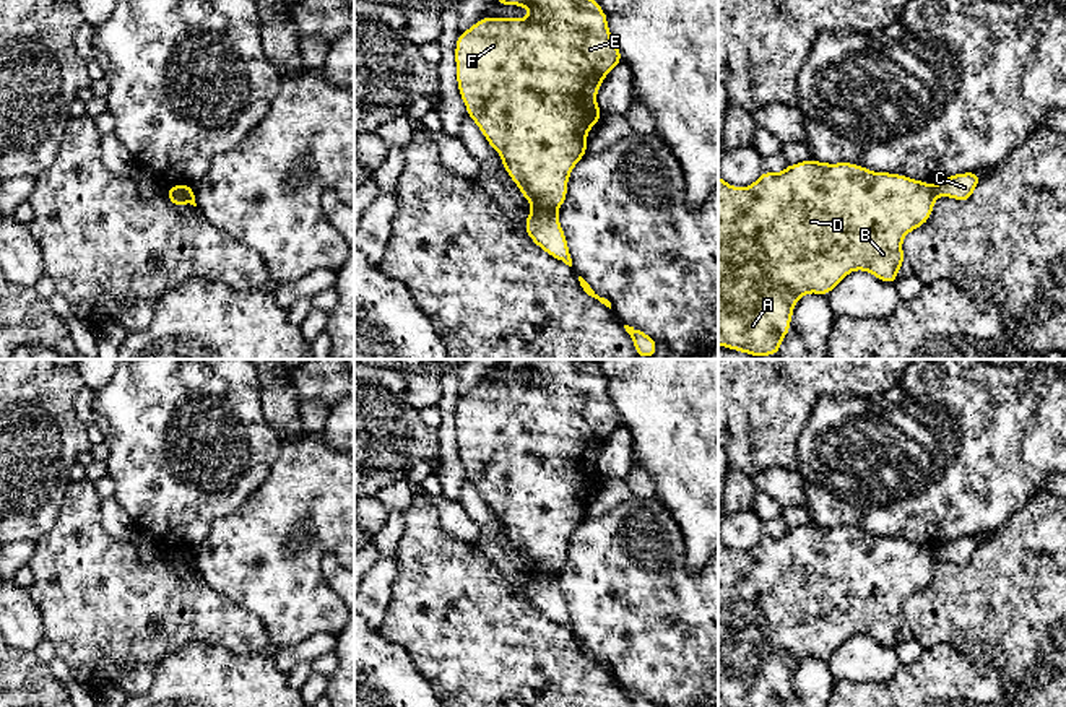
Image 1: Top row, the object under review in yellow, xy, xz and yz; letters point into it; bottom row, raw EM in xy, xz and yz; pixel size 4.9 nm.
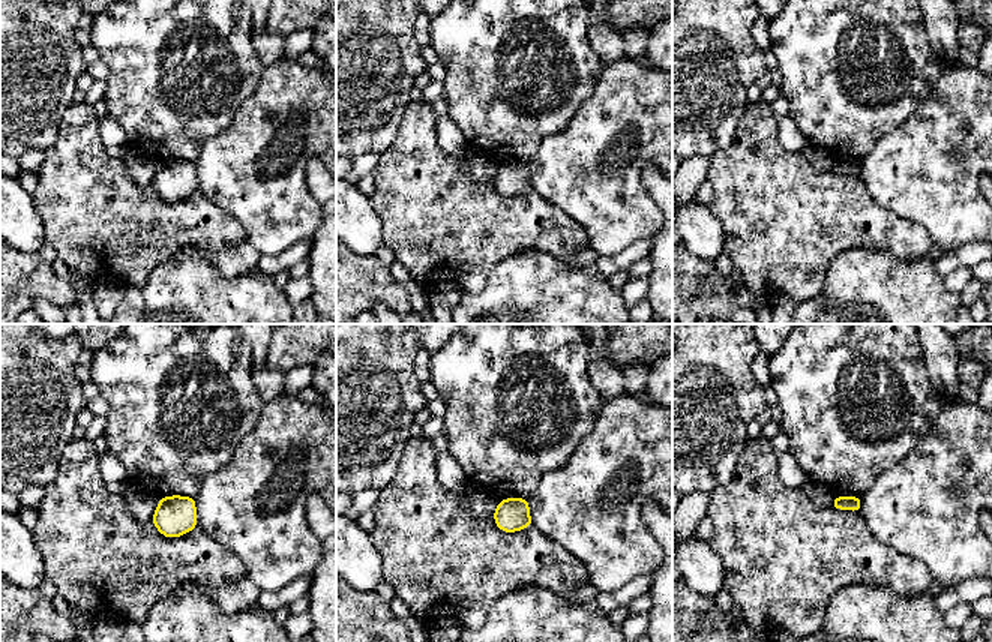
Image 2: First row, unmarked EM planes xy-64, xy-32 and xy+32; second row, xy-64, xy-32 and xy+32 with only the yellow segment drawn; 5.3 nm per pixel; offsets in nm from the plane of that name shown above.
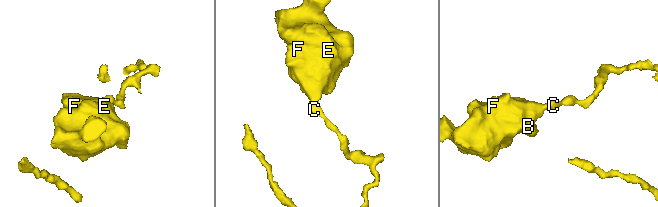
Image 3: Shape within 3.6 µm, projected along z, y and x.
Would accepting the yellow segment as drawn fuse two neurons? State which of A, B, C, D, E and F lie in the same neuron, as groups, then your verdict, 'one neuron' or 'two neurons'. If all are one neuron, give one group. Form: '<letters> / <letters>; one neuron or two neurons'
A B D E F / C; two neurons

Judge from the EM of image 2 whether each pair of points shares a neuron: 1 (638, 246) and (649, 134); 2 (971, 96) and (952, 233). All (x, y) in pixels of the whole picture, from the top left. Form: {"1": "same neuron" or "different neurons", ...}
{"1": "different neurons", "2": "same neuron"}

